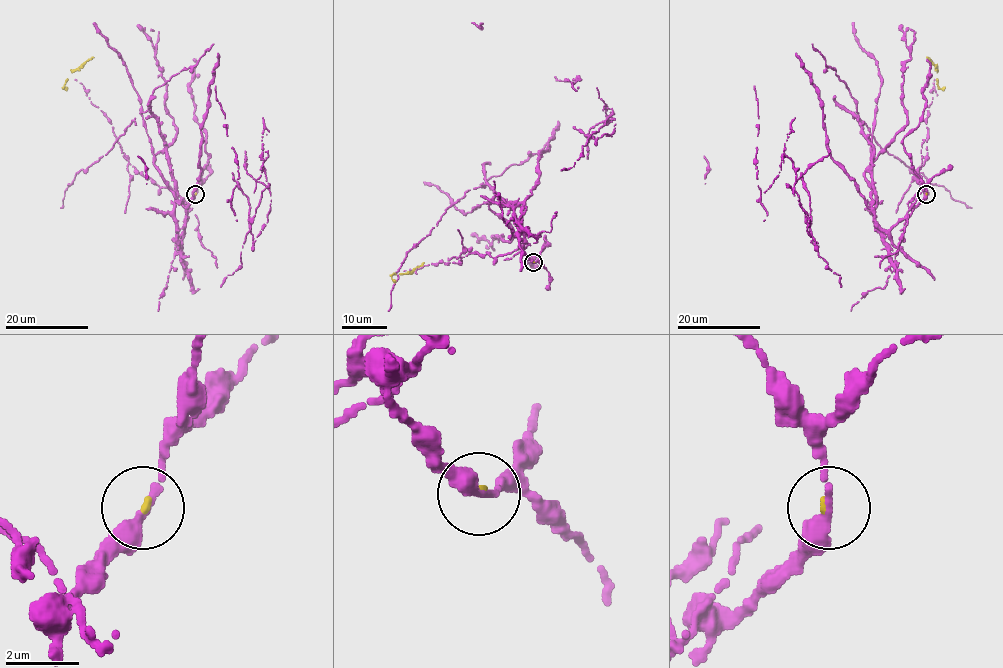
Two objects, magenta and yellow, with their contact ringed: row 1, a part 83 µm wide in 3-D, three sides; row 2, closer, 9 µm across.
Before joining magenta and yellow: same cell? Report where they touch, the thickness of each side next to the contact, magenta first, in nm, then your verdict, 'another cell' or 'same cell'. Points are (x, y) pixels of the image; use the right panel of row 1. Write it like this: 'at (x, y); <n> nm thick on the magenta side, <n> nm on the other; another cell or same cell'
at (926, 194); 280 nm thick on the magenta side, 110 nm on the other; another cell

